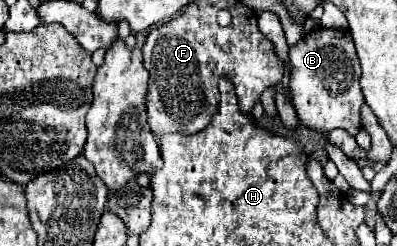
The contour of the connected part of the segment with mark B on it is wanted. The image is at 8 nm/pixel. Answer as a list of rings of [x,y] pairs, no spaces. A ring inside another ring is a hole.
[[[331,28],[311,30],[295,46],[289,48],[289,58],[289,90],[301,124],[317,134],[329,134],[335,128],[343,128],[347,134],[355,136],[361,130],[359,110],[365,100],[359,88],[361,66],[351,34],[347,30]]]

